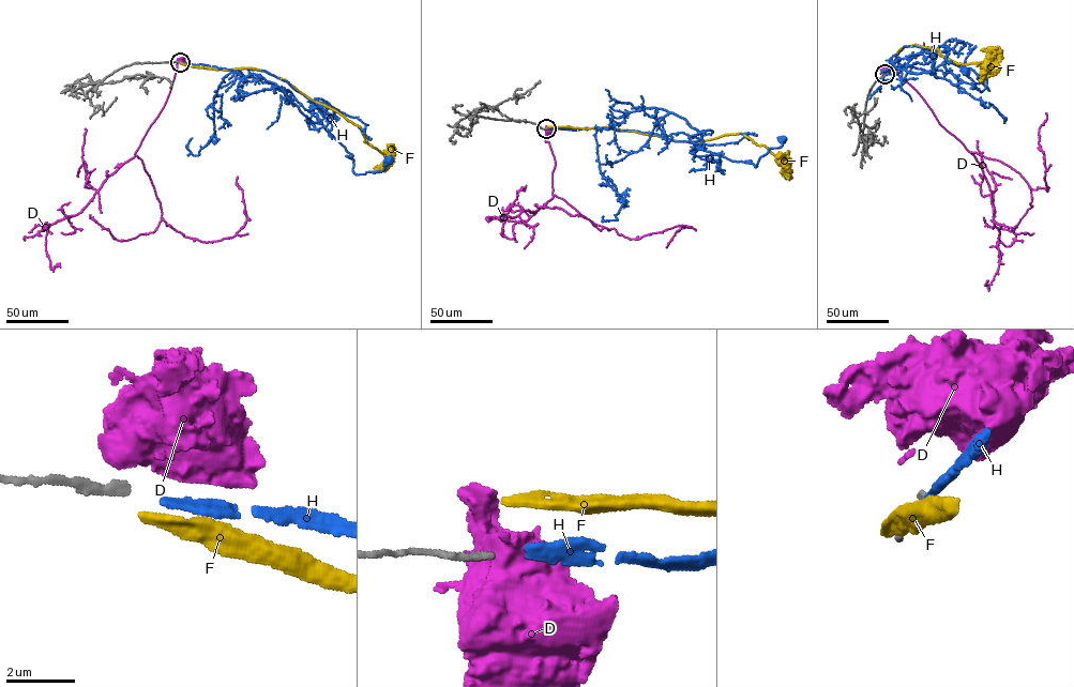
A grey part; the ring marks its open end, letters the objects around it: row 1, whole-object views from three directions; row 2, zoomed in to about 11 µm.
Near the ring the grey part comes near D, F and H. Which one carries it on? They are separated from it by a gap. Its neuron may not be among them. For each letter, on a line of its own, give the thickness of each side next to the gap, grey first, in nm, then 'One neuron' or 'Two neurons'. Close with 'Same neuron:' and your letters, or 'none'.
D: Thickness 240 nm (grey) against 140 nm. Two neurons
F: Thickness 240 nm (grey) against 320 nm. Two neurons
H: Thickness 240 nm (grey) against 260 nm. One neuron
Same neuron: H

